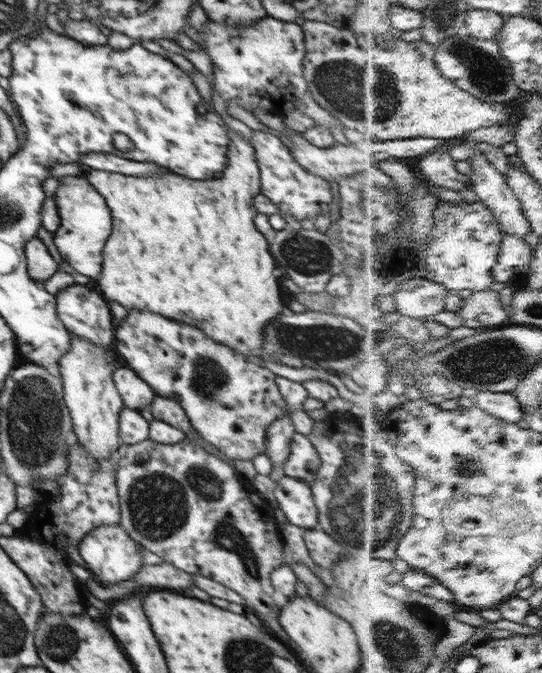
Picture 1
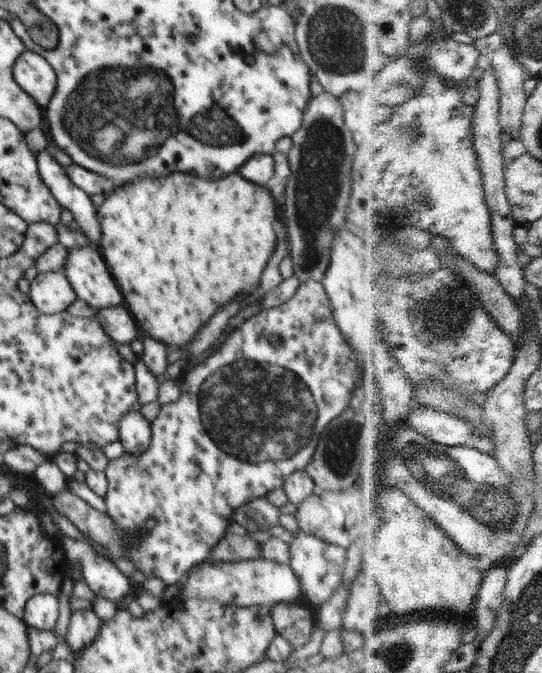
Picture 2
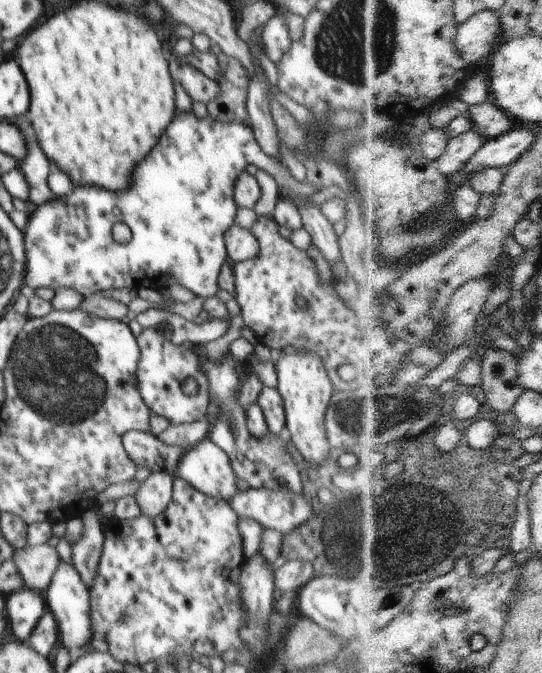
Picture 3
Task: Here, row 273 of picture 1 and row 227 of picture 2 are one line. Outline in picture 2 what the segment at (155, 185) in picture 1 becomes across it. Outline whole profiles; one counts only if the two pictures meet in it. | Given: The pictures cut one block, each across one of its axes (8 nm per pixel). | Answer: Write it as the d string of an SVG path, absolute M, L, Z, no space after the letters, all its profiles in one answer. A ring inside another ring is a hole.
M174 172L172 176L164 176L164 180L140 178L114 188L97 208L101 230L98 248L124 296L123 302L144 330L140 333L184 348L214 310L224 306L238 292L251 294L256 290L268 258L277 246L274 227L286 226L282 208L284 203L274 202L268 189L248 182L239 172L218 180Z

